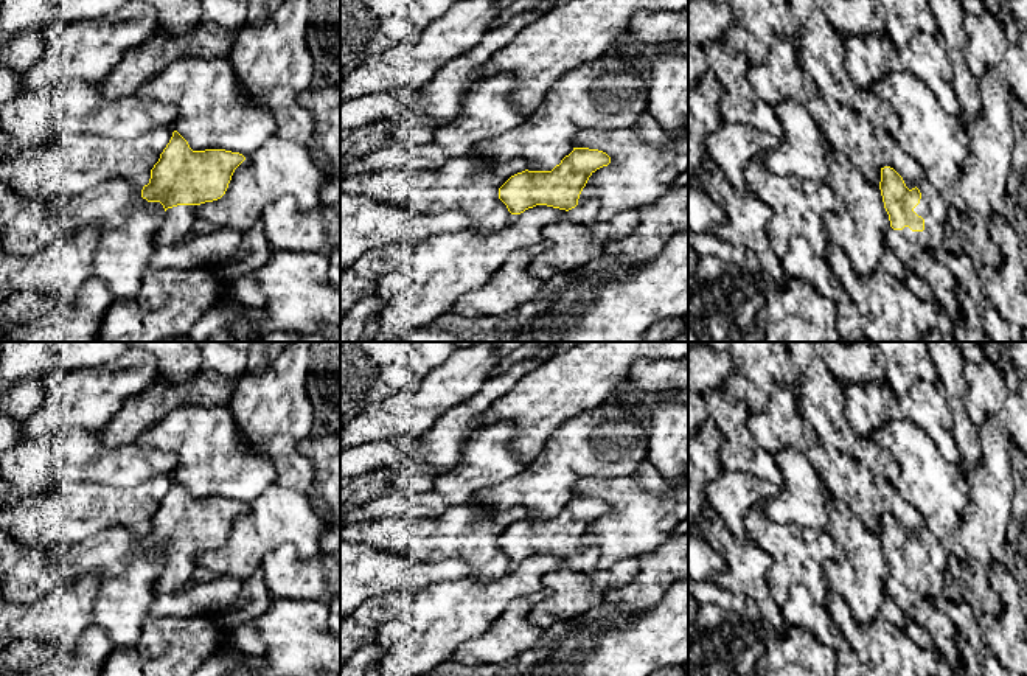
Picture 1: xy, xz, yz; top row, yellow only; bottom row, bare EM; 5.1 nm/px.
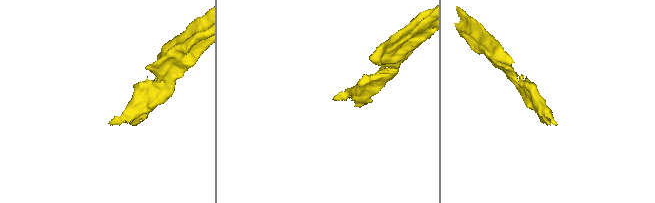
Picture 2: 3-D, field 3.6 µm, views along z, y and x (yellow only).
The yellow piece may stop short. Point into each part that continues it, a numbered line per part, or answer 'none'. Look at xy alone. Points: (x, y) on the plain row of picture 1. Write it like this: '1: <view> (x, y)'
1: xy (176, 575)

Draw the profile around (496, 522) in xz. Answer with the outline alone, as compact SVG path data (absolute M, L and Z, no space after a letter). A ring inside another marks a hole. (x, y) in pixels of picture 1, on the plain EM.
M468 502L433 519L387 516L340 525L340 538L423 561L465 558L472 564L474 577L493 580L511 563L499 547L499 536L527 516L528 510L522 507L489 511Z

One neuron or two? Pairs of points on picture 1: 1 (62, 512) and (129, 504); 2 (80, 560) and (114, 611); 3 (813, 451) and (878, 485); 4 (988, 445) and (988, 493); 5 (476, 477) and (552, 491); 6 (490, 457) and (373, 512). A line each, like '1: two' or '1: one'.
1: one
2: one
3: one
4: one
5: two
6: one

